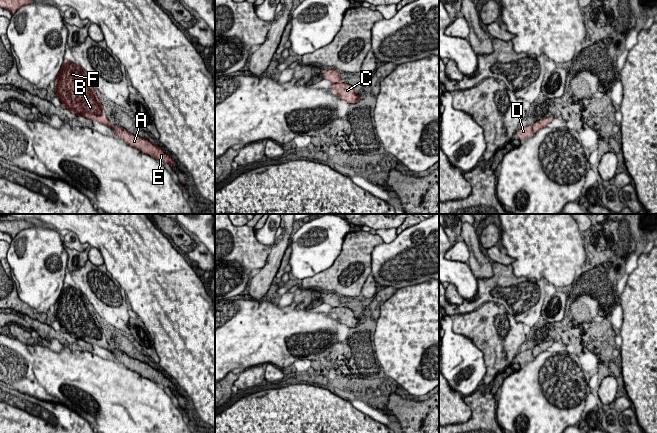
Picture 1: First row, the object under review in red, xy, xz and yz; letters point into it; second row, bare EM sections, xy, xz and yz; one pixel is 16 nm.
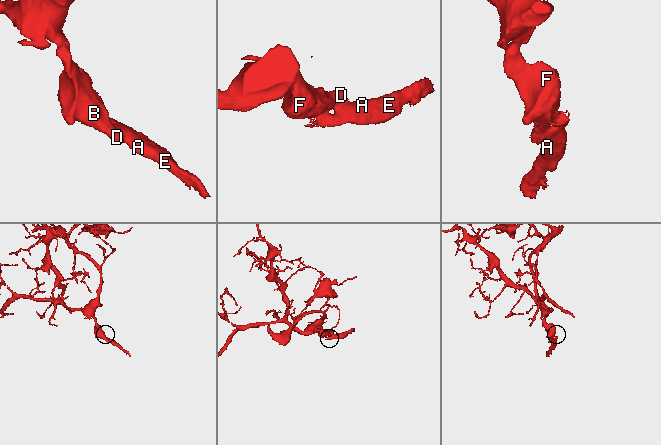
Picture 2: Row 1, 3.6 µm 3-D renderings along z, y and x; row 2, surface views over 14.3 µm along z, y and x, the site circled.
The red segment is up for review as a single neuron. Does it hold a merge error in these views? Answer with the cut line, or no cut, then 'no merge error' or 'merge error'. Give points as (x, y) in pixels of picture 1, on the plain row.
cut xz (339, 305), (334, 308); merge error

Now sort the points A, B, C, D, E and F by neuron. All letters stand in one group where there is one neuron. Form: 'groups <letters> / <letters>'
groups A C E / B D F

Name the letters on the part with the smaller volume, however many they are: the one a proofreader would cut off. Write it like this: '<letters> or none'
A, C, E

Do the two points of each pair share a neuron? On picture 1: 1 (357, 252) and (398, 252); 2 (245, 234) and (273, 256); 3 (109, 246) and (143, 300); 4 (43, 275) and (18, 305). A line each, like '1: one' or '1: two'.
1: two
2: two
3: one
4: two

